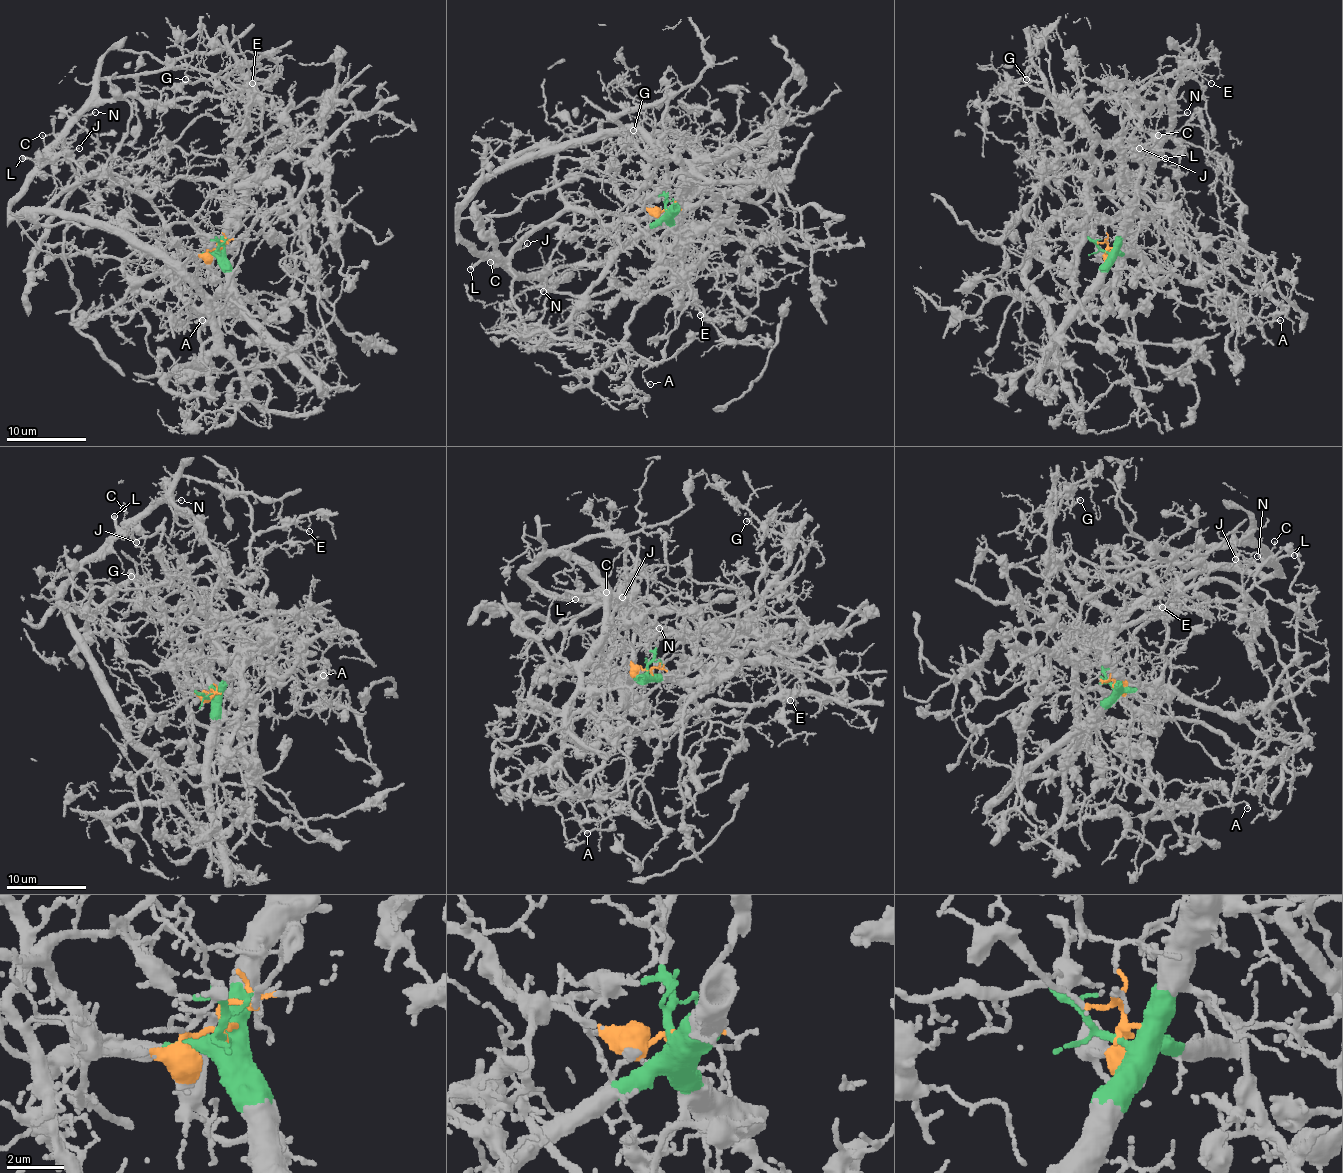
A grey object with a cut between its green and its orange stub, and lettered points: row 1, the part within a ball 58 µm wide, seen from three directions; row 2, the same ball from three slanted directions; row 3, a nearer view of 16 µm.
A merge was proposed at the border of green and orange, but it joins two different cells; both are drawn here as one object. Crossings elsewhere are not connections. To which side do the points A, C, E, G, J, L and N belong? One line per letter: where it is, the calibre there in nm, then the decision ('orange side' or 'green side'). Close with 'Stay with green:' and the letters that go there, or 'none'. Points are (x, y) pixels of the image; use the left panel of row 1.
A: at (202, 320); 160 nm thick; green side
C: at (42, 135); 100 nm thick; orange side
E: at (252, 83); 130 nm thick; green side
G: at (185, 79); 120 nm thick; green side
J: at (79, 148); 120 nm thick; orange side
L: at (22, 158); 320 nm thick; orange side
N: at (95, 112); 110 nm thick; orange side
Stay with green: A, E, G

